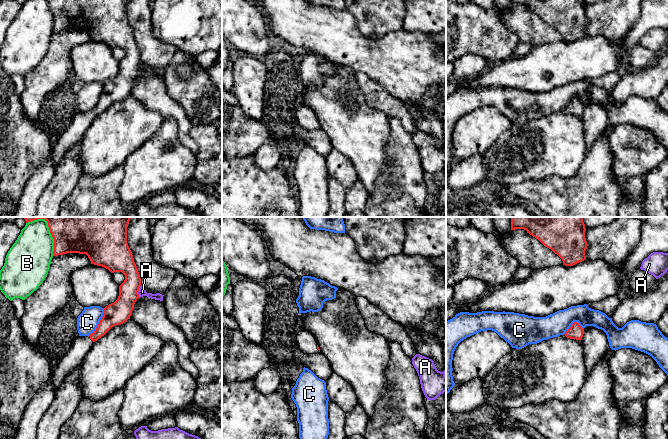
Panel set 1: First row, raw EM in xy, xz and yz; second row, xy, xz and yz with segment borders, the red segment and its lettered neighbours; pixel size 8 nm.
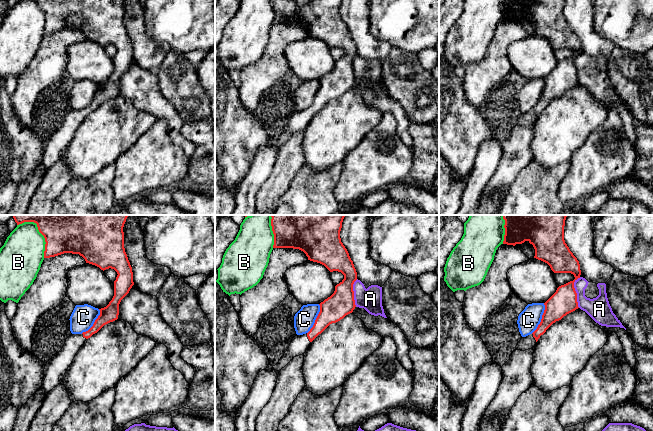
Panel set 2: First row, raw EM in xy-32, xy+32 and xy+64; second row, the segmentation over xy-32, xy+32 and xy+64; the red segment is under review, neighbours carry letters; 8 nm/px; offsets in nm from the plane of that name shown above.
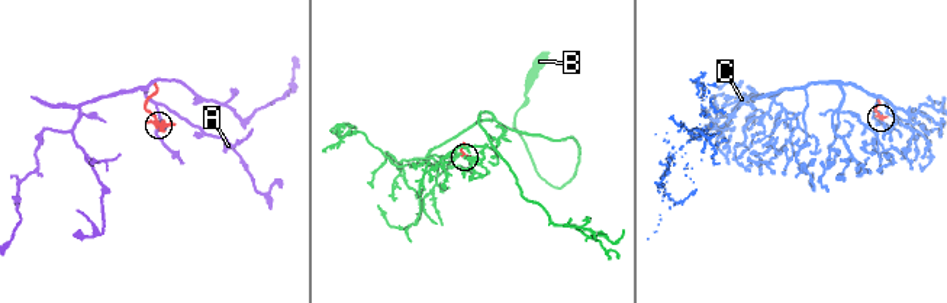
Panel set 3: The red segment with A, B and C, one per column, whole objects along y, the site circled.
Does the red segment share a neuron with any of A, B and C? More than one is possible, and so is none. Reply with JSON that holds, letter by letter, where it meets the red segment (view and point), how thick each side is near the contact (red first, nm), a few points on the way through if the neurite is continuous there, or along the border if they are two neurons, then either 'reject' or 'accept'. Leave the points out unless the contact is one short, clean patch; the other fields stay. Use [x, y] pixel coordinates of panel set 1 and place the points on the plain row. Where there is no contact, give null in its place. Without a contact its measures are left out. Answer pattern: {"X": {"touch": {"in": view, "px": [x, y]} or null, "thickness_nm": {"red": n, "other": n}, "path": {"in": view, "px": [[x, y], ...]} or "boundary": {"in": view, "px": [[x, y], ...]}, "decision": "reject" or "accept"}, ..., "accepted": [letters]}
{"A": {"touch": {"in": "xy", "px": [138, 66]}, "thickness_nm": {"red": 180, "other": 70}, "boundary": {"in": "xy", "px": [[141, 61], [138, 73]]}, "decision": "reject"}, "B": {"touch": {"in": "xy", "px": [54, 16]}, "thickness_nm": {"red": 240, "other": 340}, "decision": "reject"}, "C": {"touch": {"in": "xy", "px": [99, 98]}, "thickness_nm": {"red": 180, "other": 170}, "boundary": {"in": "xy", "px": [[103, 84], [103, 92], [97, 103], [88, 111]]}, "decision": "reject"}, "accepted": []}

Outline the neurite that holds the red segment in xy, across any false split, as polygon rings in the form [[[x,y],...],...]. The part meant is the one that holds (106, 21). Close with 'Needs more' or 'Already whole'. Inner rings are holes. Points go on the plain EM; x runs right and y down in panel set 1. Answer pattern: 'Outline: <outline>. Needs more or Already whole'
Outline: [[[48,0],[48,3],[54,15],[53,32],[67,29],[86,30],[91,40],[102,42],[111,49],[122,48],[125,51],[124,58],[119,62],[117,76],[103,84],[103,93],[96,106],[89,112],[76,114],[68,129],[53,142],[52,155],[57,166],[66,152],[82,139],[95,117],[104,112],[112,103],[123,100],[130,95],[134,80],[139,74],[141,54],[127,19],[128,0]]]. Needs more

